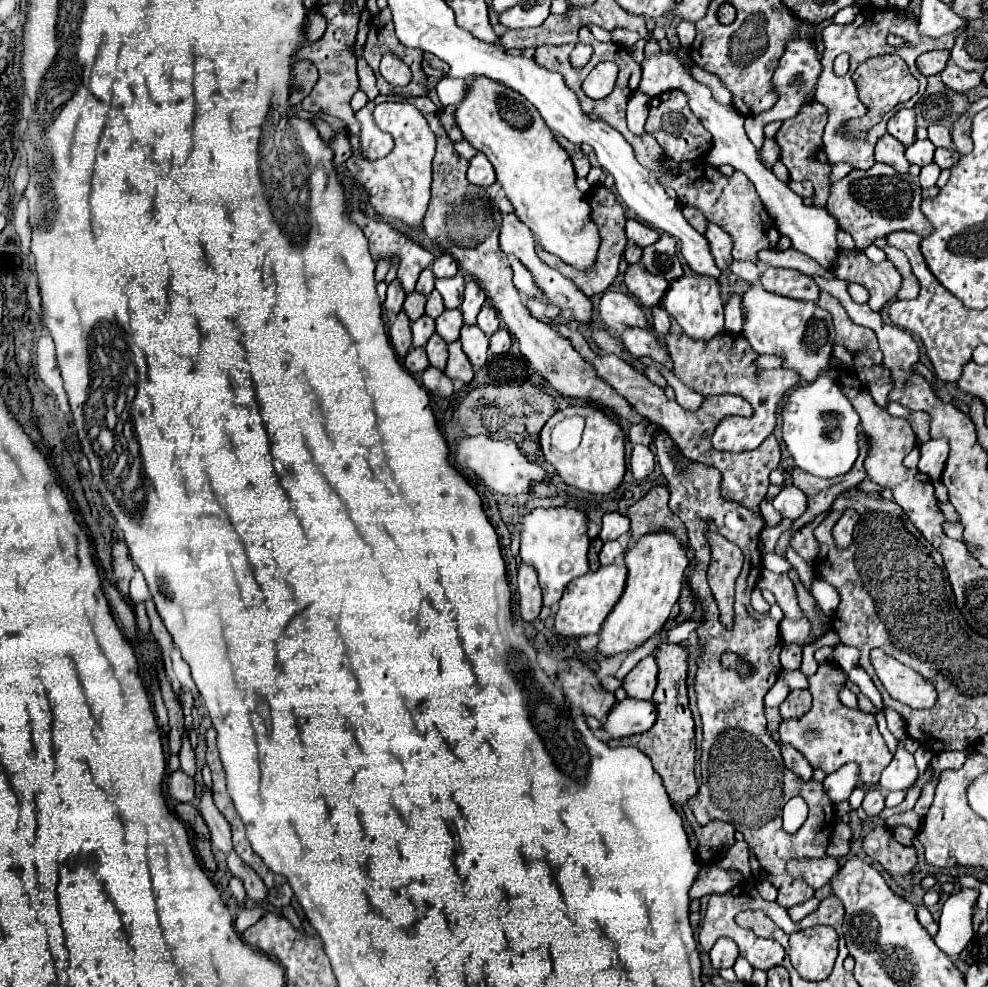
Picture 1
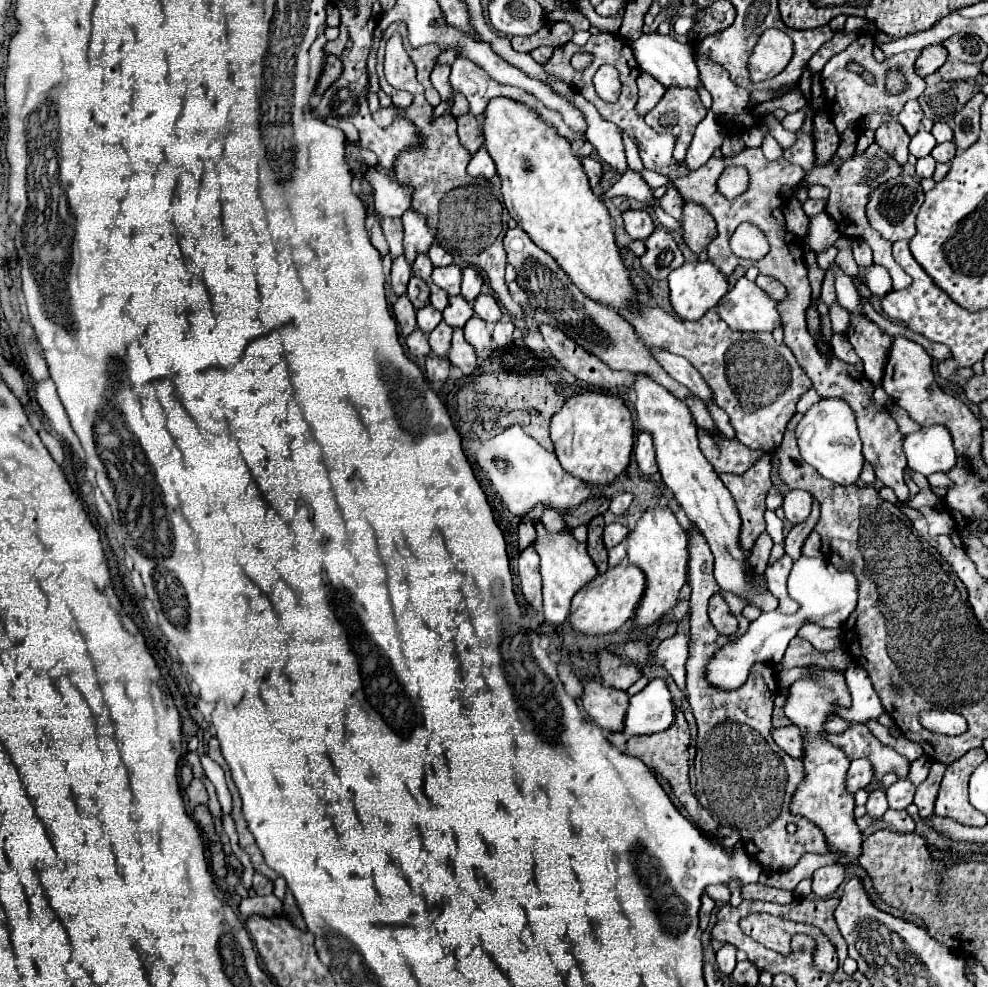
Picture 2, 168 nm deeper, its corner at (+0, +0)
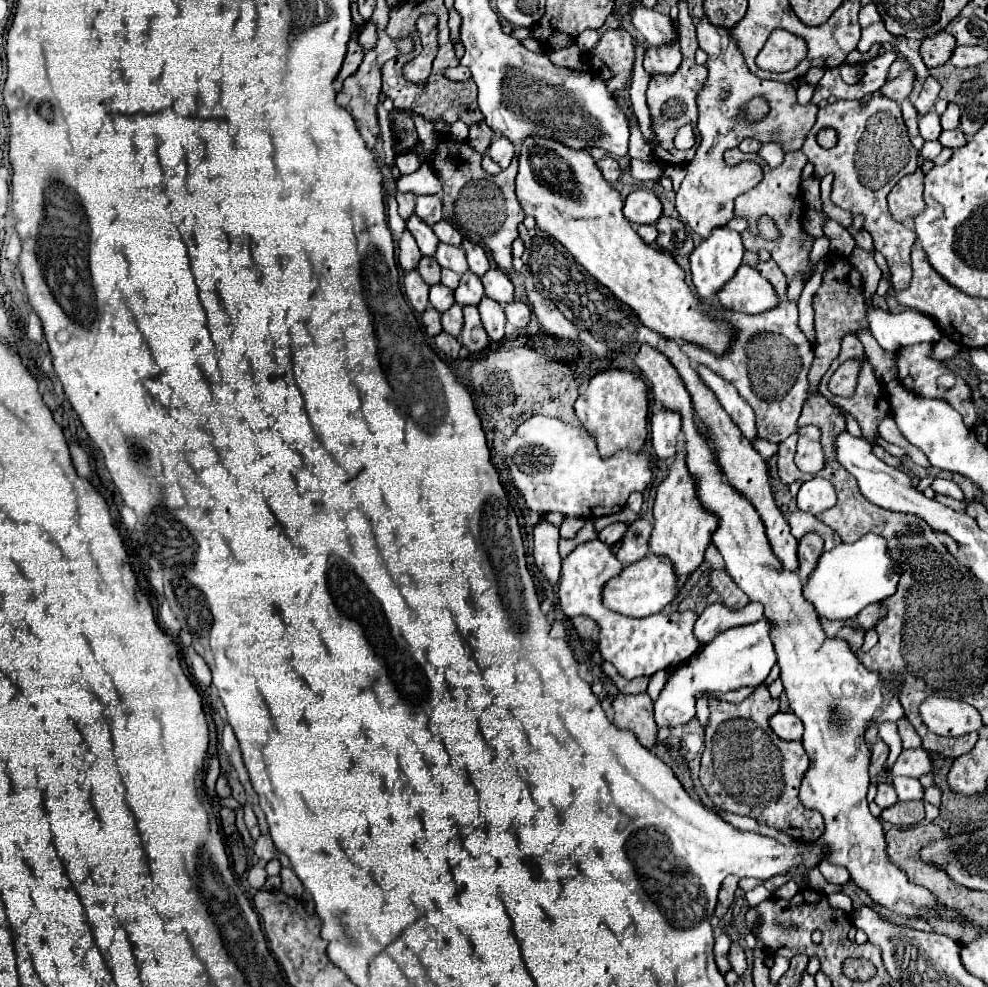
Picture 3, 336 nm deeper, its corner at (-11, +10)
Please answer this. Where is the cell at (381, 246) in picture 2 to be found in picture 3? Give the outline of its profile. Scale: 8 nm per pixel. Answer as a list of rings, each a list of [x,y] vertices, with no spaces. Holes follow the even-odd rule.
[[[423,164],[417,172],[409,176],[401,176],[397,182],[399,190],[415,192],[415,194],[439,194],[443,190],[443,184],[439,182],[437,174],[433,172],[433,166]]]

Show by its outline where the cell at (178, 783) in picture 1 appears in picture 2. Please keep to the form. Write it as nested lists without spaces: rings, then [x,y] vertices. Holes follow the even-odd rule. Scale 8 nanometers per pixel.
[[[194,778],[194,780],[184,788],[184,792],[186,792],[186,796],[188,796],[188,800],[190,800],[192,806],[196,806],[196,804],[206,804],[206,802],[208,802],[206,788],[202,786],[202,782],[200,782],[198,778]]]

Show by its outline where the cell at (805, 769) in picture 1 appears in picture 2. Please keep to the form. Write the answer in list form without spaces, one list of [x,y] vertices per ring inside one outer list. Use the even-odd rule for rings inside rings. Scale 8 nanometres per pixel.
[[[786,726],[786,728],[774,728],[772,730],[774,742],[792,758],[802,760],[802,736],[796,726]]]

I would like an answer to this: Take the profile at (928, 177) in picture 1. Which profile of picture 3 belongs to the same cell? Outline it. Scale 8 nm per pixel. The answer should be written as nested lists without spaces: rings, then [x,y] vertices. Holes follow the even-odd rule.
[[[933,140],[933,142],[925,142],[925,144],[923,144],[923,148],[919,150],[919,154],[921,154],[925,160],[933,160],[941,150],[943,150],[941,142]]]

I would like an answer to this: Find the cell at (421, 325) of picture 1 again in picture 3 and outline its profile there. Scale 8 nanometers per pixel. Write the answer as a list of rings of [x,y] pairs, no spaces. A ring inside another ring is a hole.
[[[435,284],[435,286],[431,286],[429,302],[431,302],[431,306],[433,306],[435,310],[445,312],[445,310],[449,310],[449,308],[453,306],[455,298],[453,298],[453,292],[451,292],[447,286],[443,286],[443,284]]]

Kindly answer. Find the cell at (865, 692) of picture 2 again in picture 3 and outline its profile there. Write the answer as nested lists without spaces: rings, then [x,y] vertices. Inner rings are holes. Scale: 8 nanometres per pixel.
[[[883,722],[881,724],[881,730],[883,730],[883,734],[879,734],[879,738],[885,740],[889,744],[889,748],[891,748],[891,754],[889,754],[889,760],[887,760],[887,768],[891,768],[895,764],[897,756],[903,750],[901,748],[901,738],[897,734],[897,724],[893,724],[893,722]]]

